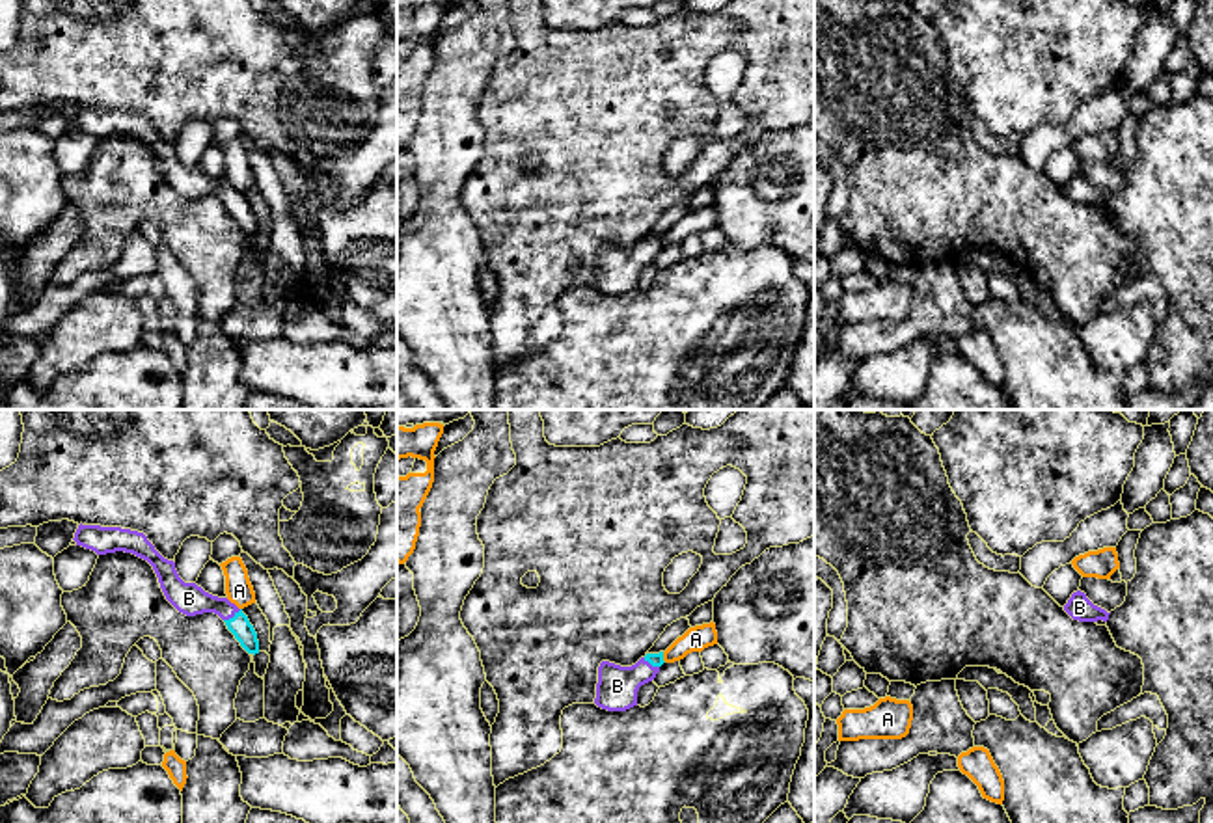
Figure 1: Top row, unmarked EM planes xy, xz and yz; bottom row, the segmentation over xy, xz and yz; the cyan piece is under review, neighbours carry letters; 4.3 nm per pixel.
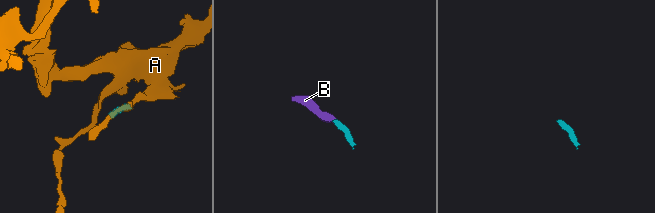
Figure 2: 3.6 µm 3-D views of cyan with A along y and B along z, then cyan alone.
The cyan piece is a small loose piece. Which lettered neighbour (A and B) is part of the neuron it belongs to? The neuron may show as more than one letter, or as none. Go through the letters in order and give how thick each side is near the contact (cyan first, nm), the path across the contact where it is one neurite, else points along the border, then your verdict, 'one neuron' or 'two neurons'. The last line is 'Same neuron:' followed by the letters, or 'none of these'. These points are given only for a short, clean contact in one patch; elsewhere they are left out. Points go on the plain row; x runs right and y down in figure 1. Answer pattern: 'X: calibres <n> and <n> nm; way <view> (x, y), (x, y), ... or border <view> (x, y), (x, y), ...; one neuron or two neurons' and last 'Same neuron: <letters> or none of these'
A: calibres 60 and 110 nm; border xz (662, 235), (666, 244); two neurons
B: calibres 90 and 140 nm; way xy (239, 207), (233, 200), (220, 188), (189, 181); one neuron
Same neuron: B

